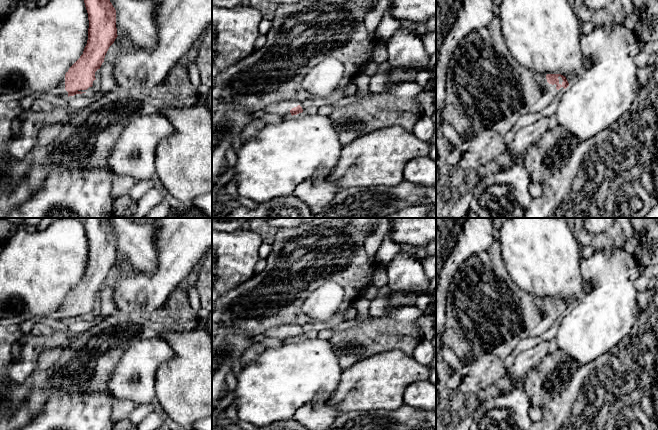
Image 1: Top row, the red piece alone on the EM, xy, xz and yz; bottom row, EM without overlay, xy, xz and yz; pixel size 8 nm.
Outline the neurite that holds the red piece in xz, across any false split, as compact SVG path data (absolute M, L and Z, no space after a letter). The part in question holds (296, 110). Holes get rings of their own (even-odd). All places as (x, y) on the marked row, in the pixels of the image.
M296 98L281 99L264 106L265 113L293 116L303 112L303 102Z

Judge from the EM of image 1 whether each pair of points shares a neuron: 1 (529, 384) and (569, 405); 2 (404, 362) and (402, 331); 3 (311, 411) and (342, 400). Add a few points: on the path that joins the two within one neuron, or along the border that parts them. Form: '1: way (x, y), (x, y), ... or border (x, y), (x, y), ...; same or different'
1: border (570, 380), (560, 393), (541, 407); different
2: border (380, 352), (402, 349), (411, 354); different
3: border (328, 400), (340, 413); different

